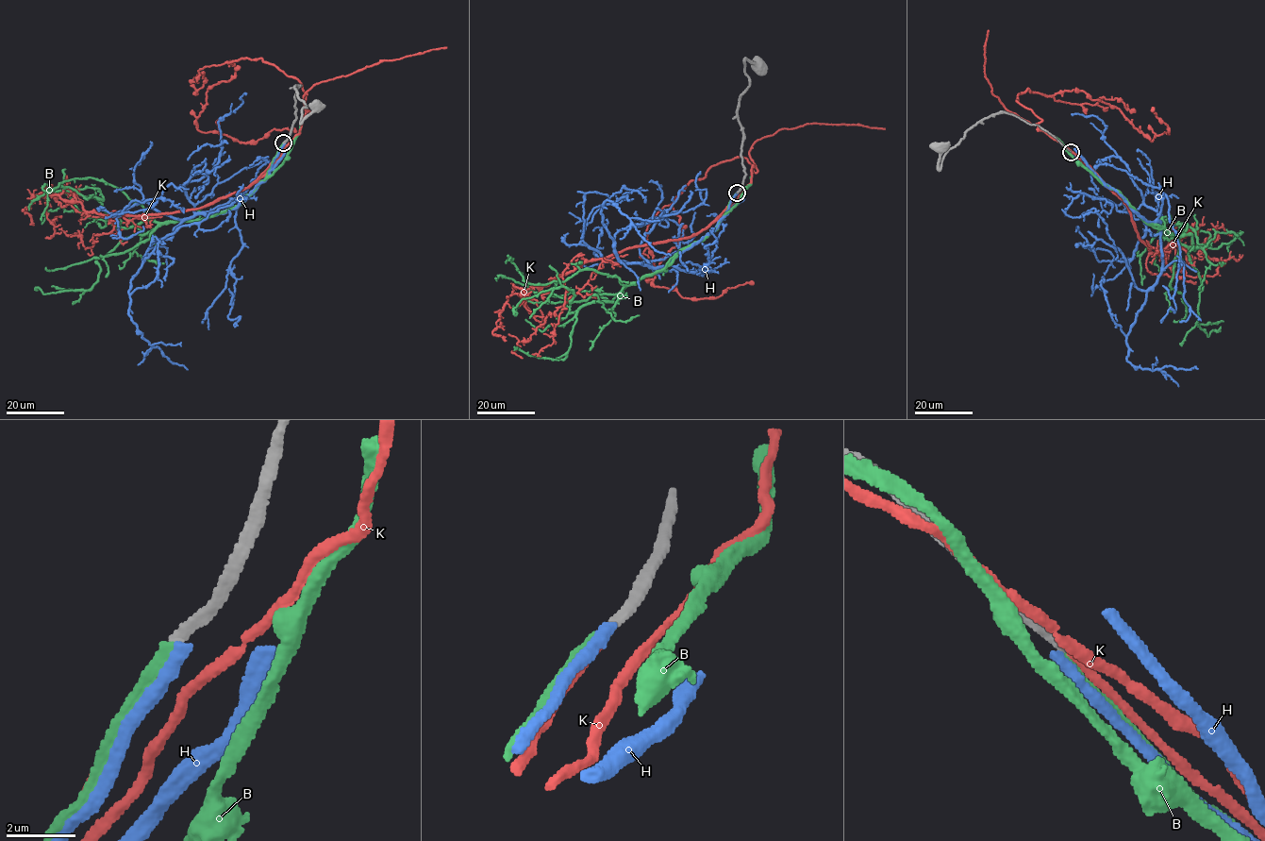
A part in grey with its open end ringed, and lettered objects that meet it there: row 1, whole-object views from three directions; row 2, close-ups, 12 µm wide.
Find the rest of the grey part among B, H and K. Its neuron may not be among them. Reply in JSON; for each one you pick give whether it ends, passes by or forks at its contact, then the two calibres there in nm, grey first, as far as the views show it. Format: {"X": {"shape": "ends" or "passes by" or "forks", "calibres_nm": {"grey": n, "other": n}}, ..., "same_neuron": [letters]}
{"same_neuron": []}

